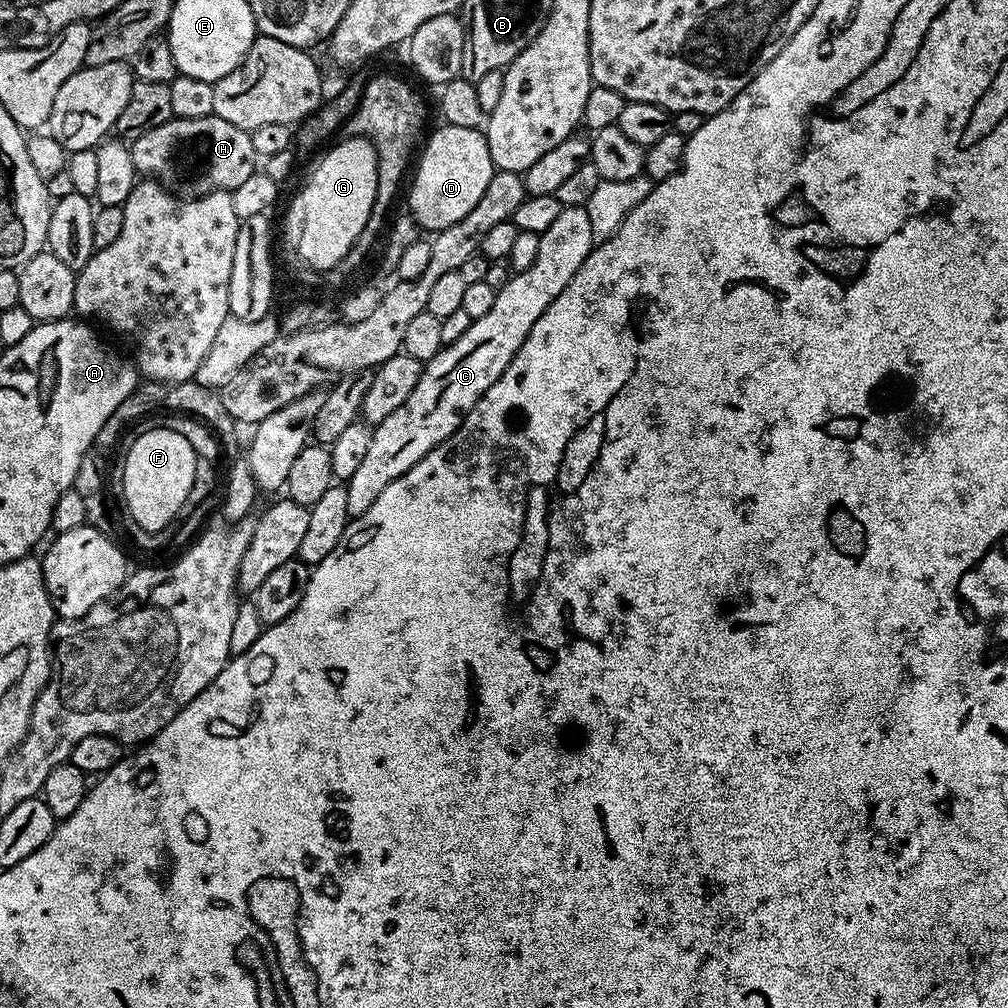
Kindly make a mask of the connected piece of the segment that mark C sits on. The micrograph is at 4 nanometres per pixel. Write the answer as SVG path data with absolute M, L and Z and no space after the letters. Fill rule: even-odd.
M584 207L561 210L557 220L554 221L554 226L540 233L538 255L535 256L530 270L517 272L508 279L506 286L502 286L502 290L496 294L494 306L486 314L473 320L470 330L466 330L466 334L462 334L458 342L444 345L433 360L427 361L421 370L418 384L414 386L406 402L403 402L402 406L394 410L381 424L375 425L370 450L366 450L366 458L362 458L362 466L358 466L358 470L354 470L354 474L346 481L346 510L349 517L355 518L366 514L374 498L378 498L378 494L382 494L382 490L386 490L386 486L394 482L394 478L406 474L406 470L415 466L431 448L437 448L445 438L454 434L454 430L459 428L464 420L464 415L479 402L482 394L486 394L486 390L490 390L490 386L494 386L494 382L498 382L506 366L510 366L514 354L530 334L534 322L538 322L546 306L550 306L550 302L554 302L554 298L558 298L558 294L566 290L570 278L578 274L582 262L586 262L593 247L590 218L586 218Z

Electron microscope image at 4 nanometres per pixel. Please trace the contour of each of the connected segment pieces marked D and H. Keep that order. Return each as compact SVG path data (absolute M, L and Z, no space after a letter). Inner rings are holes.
M444 124L427 137L415 165L416 177L412 180L412 189L408 192L407 211L420 225L421 229L435 234L446 226L454 226L454 222L466 218L470 210L474 210L478 198L486 191L490 182L494 165L490 158L490 146L487 135L480 128L467 128Z
M214 115L198 118L177 116L150 130L150 134L142 134L142 138L131 141L130 147L132 161L141 177L160 181L172 195L185 200L194 200L211 192L233 192L235 188L242 186L242 182L246 182L246 178L250 178L250 174L258 171L258 157L251 131L233 126L231 122L226 122L226 118Z

